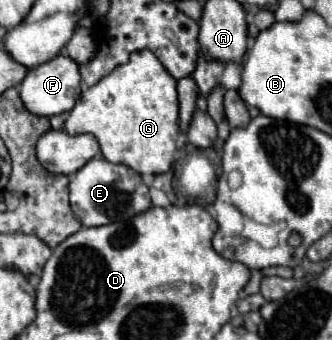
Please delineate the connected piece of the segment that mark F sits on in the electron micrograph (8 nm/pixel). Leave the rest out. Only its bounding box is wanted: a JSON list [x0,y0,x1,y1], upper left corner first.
[20,55,80,117]

